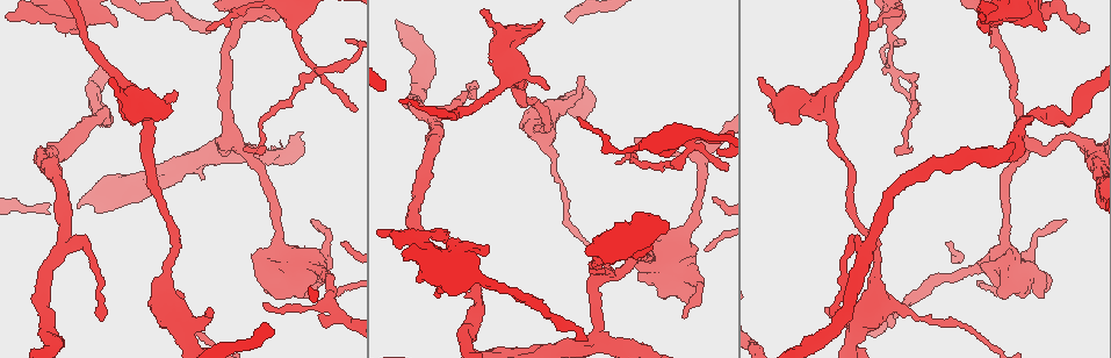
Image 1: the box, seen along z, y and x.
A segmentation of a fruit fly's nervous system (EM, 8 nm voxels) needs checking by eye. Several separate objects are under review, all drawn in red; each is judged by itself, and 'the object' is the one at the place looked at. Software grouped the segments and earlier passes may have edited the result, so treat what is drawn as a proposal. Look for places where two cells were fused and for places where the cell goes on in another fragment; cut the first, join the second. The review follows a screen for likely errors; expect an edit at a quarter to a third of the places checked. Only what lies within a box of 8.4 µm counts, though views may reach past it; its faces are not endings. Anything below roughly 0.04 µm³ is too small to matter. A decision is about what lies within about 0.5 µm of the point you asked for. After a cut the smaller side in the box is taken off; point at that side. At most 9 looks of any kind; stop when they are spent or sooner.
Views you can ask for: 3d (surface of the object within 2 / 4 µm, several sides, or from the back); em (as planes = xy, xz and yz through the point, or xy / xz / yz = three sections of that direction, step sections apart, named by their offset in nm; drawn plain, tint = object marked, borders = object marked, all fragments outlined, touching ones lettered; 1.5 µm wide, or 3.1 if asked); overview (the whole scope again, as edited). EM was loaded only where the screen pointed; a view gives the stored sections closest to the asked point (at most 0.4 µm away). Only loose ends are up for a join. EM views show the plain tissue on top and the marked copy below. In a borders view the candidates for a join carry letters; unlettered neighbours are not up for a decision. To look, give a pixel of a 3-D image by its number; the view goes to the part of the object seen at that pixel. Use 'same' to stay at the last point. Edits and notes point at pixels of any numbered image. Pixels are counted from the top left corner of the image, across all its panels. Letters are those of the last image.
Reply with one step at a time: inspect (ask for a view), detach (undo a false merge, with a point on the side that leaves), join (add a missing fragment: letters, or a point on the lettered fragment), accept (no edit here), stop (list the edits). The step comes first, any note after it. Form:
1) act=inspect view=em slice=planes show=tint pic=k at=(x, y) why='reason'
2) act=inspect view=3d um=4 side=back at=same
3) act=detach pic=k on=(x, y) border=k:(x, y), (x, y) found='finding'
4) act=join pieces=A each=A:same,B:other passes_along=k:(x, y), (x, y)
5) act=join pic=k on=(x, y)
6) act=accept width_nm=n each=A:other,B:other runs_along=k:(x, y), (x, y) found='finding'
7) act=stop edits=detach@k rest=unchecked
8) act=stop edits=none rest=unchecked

act=inspect view=3d um=2 pic=1 at=(1086, 149) why='branch point'

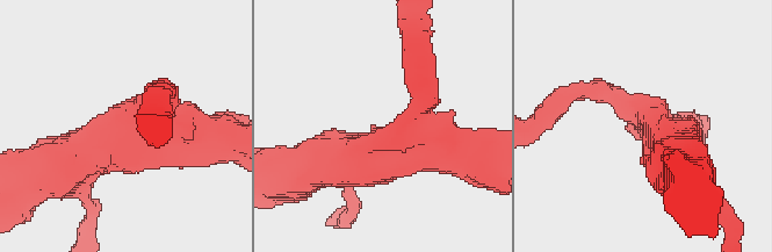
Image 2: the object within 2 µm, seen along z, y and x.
act=inspect view=em slice=planes show=borders pic=2 at=(417, 136) arms=3 arm_widths_nm=190,300,400 why='need the tissue'

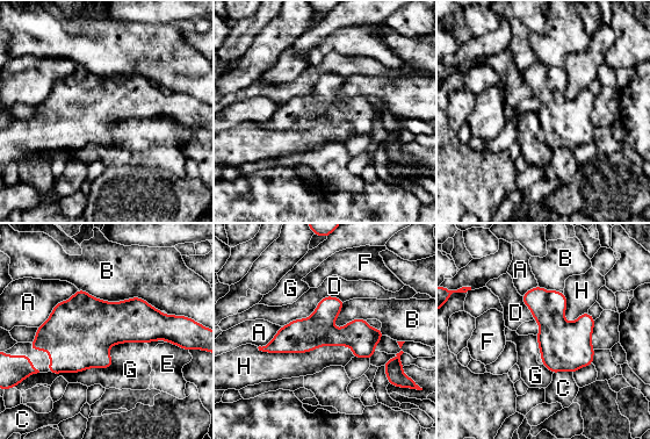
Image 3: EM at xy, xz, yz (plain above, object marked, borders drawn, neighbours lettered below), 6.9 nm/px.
act=accept width_nm=300 each=A:other,B:other,C:other,D:other,E:other,F:other,G:other,H:other border=3:(144, 342), (47, 373) found='one cell here'

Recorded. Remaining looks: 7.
act=inspect view=em slice=planes show=tint pic=1 at=(1069, 117) why='abrupt turn'

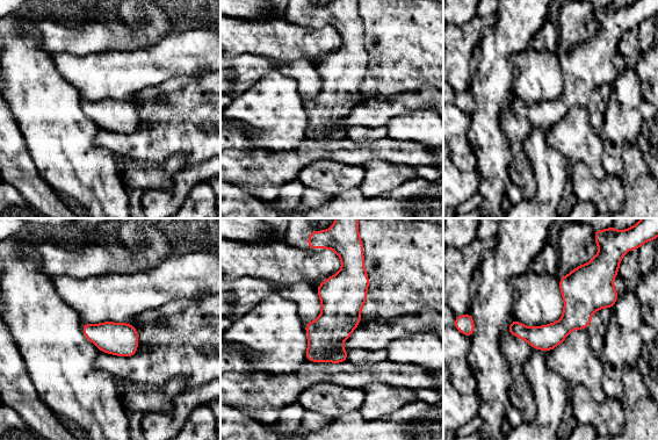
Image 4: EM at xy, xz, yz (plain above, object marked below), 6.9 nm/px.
act=inspect view=em slice=planes show=borders at=same

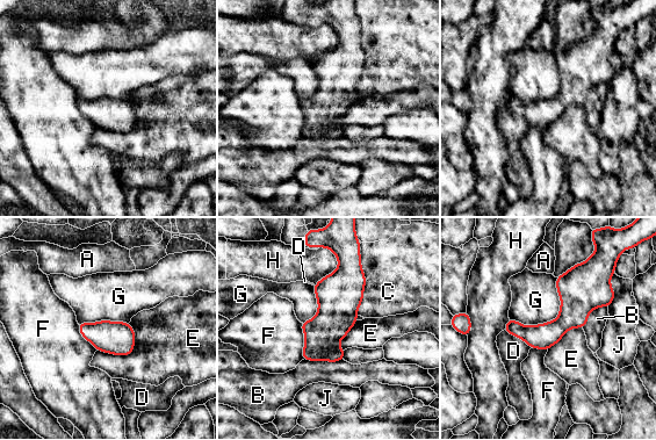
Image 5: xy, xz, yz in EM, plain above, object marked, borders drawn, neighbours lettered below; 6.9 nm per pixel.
act=accept each=A:other,B:other,C:other,D:other,E:other,F:other,G:other,H:other,J:other border=5:(556, 278), (555, 318), (509, 318) found='one cell here'

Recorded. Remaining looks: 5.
act=inspect view=3d um=2 pic=1 at=(867, 249) why='branch point'

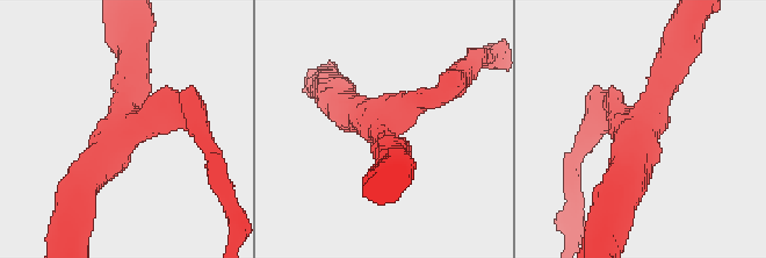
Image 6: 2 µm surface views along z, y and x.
act=inspect view=em slice=planes show=tint pic=6 at=(126, 123)

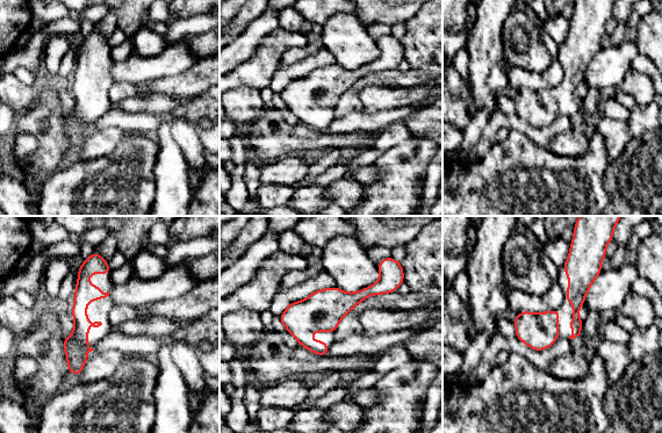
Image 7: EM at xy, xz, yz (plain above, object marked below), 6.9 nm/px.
act=inspect view=em slice=planes show=borders at=same

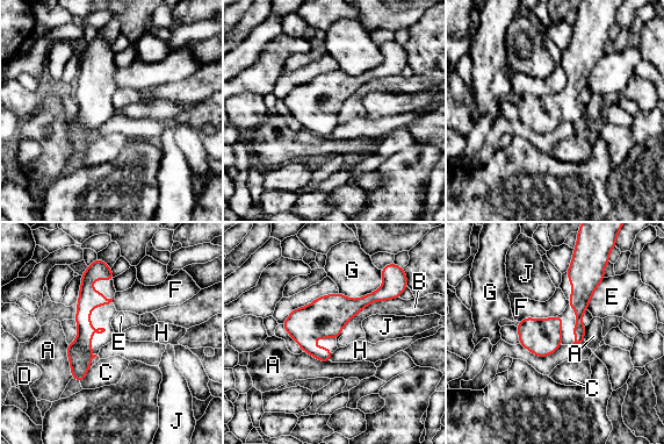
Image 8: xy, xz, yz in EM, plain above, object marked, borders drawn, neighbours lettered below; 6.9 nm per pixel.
act=accept longest_contact=B:380nm each=A:other,B:other,C:other,D:other,E:other,F:other,G:other,H:other,J:other runs_along=8:(99, 266), (86, 280), (79, 378) found='continuous, no second cell'

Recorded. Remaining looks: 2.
act=inspect view=em slice=planes show=borders pic=1 at=(563, 102) why='thin neck'

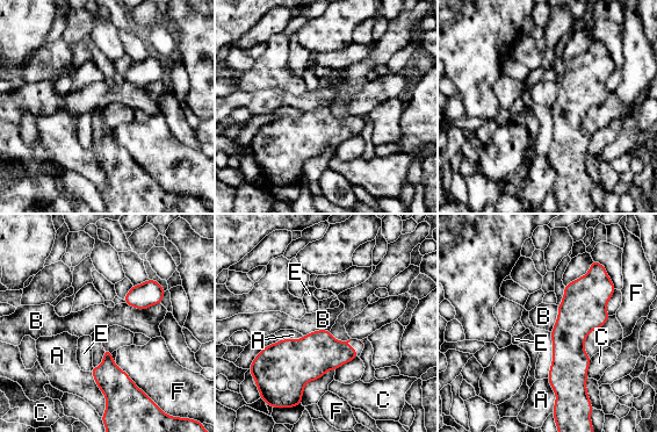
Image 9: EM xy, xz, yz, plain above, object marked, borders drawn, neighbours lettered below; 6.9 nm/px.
act=accept longest_contact=F:280nm each=A:other,B:other,C:other,E:other,F:other found='all the same cell'

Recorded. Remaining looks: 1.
act=stop edits=none rest=unchecked

